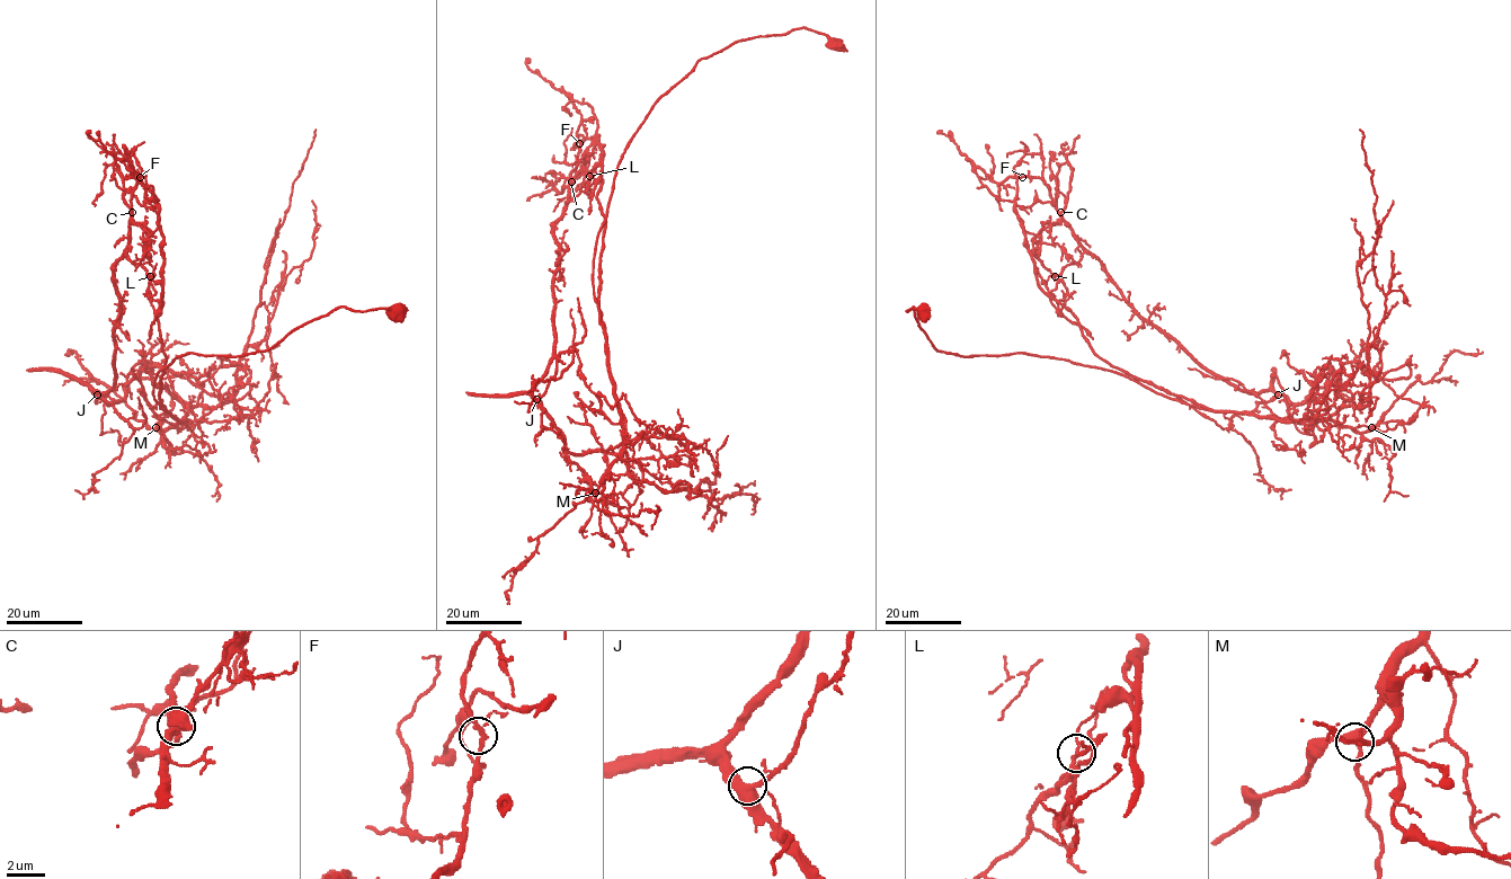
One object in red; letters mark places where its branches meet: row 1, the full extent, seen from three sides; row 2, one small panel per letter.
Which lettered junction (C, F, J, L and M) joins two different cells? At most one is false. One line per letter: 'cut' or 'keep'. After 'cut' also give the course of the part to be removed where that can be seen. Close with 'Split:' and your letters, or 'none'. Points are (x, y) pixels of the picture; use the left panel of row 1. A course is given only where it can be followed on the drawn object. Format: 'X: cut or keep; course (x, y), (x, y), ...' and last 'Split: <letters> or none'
C: keep
F: keep
J: keep
L: cut; course (151, 276), (116, 263), (115, 383), (91, 390), (118, 402), (156, 365), (229, 398), (250, 371), (219, 358)
M: keep
Split: L

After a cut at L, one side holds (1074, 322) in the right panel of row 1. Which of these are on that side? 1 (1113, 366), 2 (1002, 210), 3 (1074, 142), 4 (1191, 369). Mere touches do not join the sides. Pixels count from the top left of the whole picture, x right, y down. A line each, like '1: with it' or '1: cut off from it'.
1: with it
2: cut off from it
3: cut off from it
4: with it

